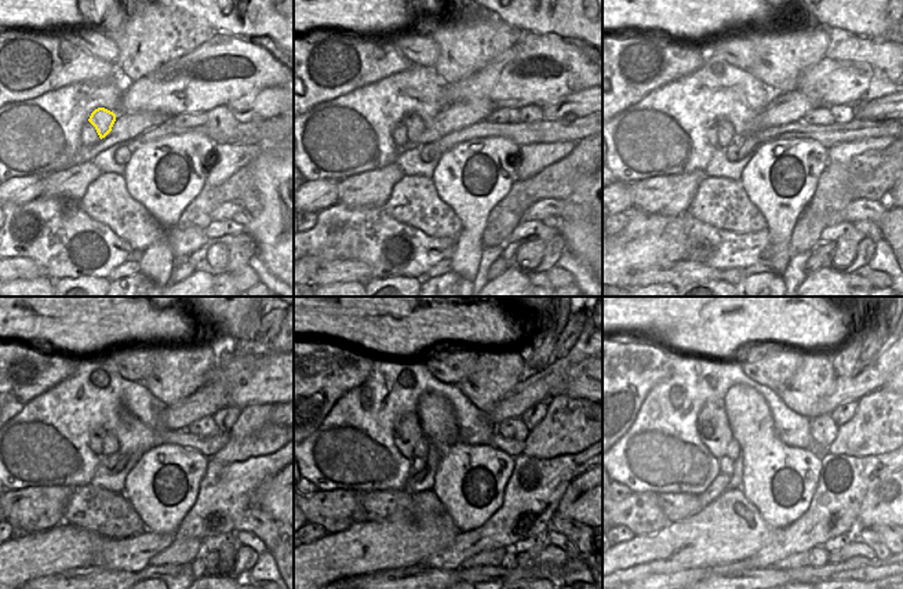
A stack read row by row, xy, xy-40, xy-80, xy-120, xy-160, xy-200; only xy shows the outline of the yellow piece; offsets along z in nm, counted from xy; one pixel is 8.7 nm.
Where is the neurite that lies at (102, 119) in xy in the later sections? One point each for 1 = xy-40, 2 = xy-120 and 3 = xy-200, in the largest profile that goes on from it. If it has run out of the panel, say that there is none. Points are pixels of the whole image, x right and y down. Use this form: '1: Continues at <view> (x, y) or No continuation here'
1: Continues at xy-40 (414, 124)
2: Continues at xy-120 (109, 444)
3: Continues at xy-200 (732, 451)

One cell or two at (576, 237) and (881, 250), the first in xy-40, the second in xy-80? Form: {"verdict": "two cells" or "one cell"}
{"verdict": "two cells"}

